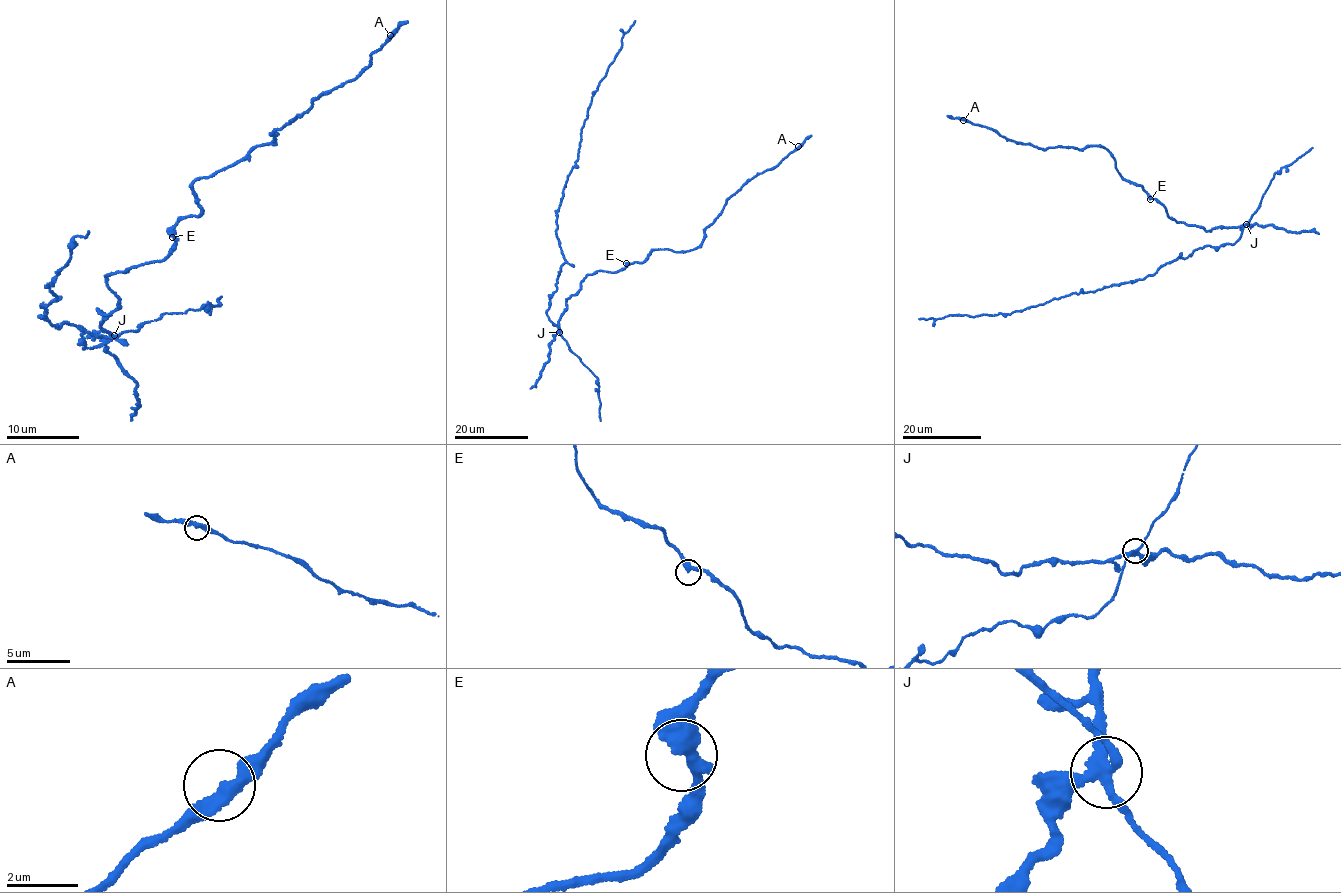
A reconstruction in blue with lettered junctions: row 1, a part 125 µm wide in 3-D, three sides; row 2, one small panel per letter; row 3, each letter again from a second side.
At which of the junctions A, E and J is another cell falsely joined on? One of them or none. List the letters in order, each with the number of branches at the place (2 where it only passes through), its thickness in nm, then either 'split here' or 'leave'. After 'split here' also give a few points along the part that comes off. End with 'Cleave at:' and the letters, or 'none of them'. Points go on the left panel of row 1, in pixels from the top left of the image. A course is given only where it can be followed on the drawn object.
A: 2 | 360 nm | leave
E: 4 | 320 nm | leave
J: 4 | 280 nm | split here | (113, 335), (87, 348), (78, 326), (100, 336), (42, 317), (55, 301), (44, 285), (89, 230)
Cleave at: J

